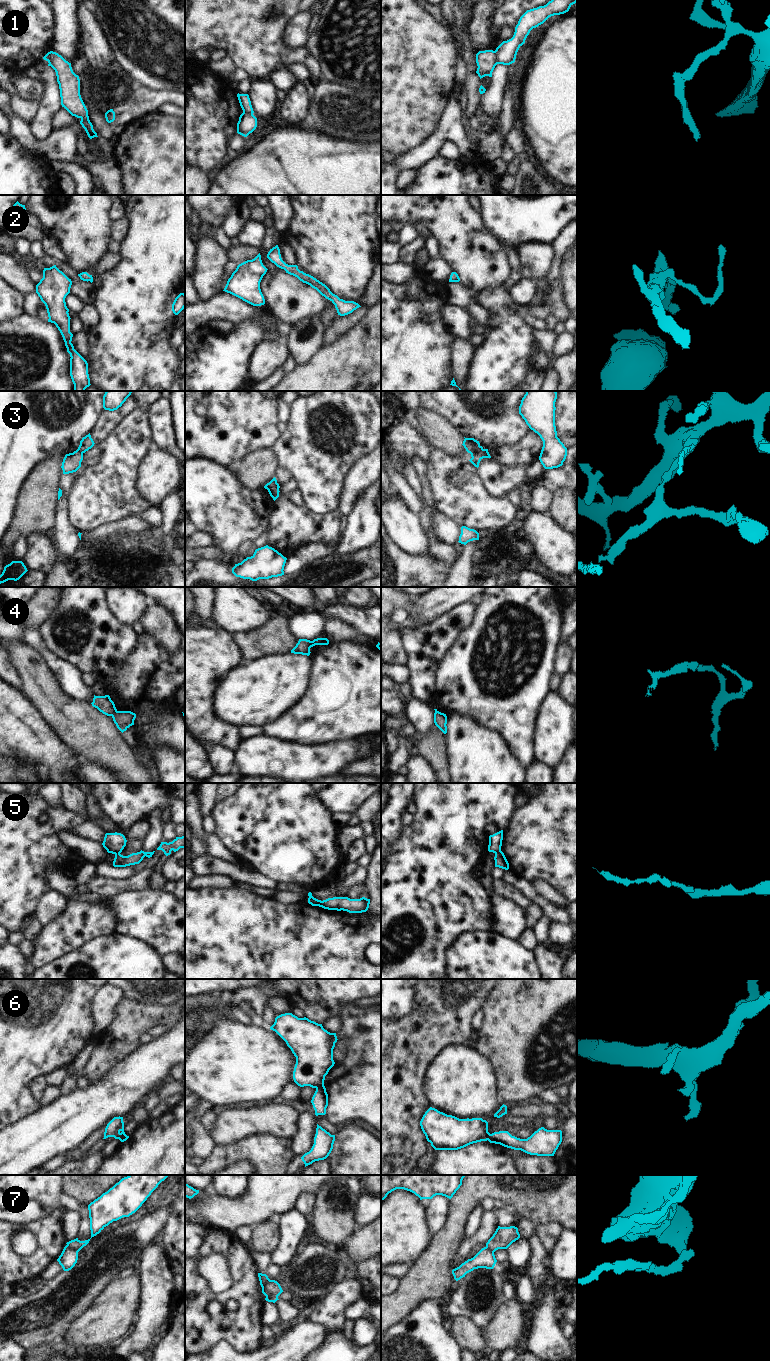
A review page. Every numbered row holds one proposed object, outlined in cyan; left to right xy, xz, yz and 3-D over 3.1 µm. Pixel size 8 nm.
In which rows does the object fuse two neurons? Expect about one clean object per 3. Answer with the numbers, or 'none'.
1, 3, 4, 5, 6, 7.

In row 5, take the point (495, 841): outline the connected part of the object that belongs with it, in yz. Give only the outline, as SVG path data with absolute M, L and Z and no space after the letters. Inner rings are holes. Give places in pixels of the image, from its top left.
M503 830L490 835L489 836L489 845L488 845L488 851L493 853L498 853L501 851L502 846L502 840L503 840Z

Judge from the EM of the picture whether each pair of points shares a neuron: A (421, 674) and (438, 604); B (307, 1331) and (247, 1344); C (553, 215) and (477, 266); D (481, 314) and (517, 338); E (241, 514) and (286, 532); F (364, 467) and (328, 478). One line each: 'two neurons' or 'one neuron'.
A: two neurons
B: two neurons
C: two neurons
D: two neurons
E: two neurons
F: two neurons

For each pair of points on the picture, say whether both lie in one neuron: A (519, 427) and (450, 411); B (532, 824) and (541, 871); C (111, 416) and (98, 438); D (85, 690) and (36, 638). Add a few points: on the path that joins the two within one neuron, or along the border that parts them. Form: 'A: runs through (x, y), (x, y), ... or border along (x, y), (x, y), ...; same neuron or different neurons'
A: runs through (502, 424), (496, 421), (485, 421), (467, 411); same neuron
B: runs through (541, 836), (541, 859); same neuron
C: runs through (106, 421), (98, 433); same neuron
D: runs through (72, 678), (46, 651); same neuron

